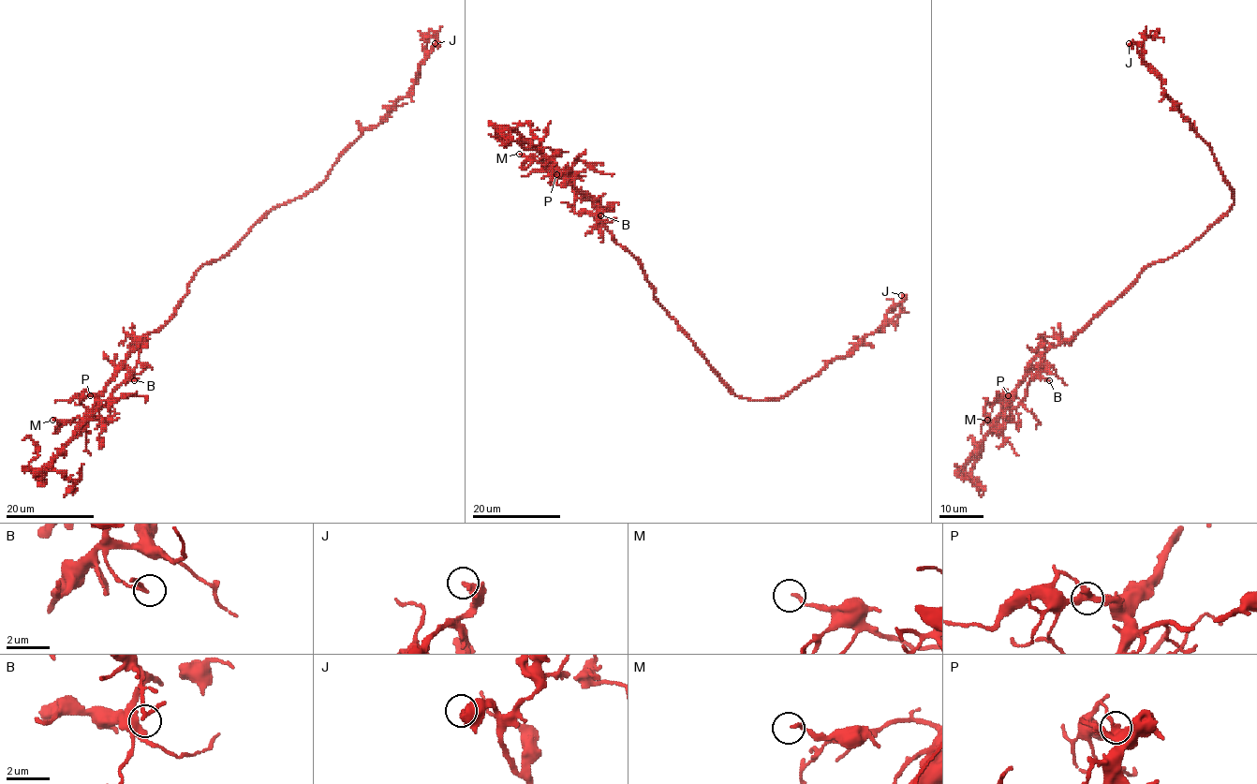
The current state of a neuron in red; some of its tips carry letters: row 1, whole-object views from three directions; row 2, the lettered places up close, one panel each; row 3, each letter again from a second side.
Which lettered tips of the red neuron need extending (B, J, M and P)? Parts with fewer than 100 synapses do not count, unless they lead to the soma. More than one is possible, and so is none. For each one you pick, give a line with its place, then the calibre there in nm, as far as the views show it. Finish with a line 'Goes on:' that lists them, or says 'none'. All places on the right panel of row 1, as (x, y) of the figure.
Goes on: none

